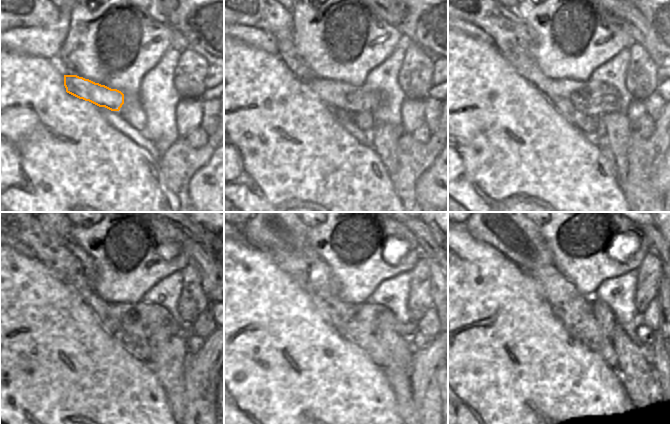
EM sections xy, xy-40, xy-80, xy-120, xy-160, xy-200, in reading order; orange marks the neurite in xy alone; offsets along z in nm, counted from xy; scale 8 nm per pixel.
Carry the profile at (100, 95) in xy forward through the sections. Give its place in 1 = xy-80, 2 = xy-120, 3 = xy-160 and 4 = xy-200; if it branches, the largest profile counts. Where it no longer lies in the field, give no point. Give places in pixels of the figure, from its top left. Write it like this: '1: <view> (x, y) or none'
1: xy-80 (593, 98)
2: xy-120 (143, 319)
3: xy-160 (364, 314)
4: xy-200 (638, 320)

